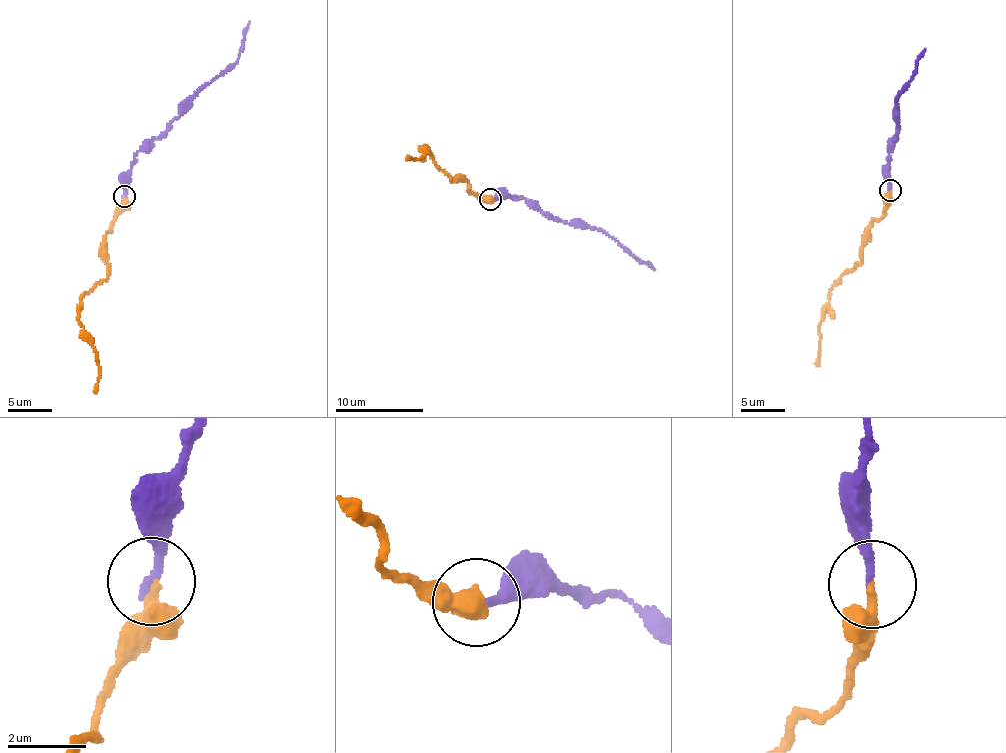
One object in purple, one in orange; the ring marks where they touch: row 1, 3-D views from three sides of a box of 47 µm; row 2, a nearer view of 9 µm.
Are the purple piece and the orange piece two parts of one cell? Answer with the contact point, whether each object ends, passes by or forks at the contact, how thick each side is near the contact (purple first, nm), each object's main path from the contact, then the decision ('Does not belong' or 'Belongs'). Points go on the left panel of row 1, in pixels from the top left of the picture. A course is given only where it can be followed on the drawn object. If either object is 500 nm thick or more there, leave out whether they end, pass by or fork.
Place: (124, 196). At the ring purple ends. At the ring orange ends. Thickness 200 nm (purple) against 320 nm. Course of purple: (124, 196), (124, 174), (131, 168), (134, 155), (167, 130), (185, 103), (236, 61), (249, 21). Course of orange: (124, 196), (124, 211), (106, 236), (107, 277), (84, 295), (77, 312), (96, 354), (95, 393). Does not belong

